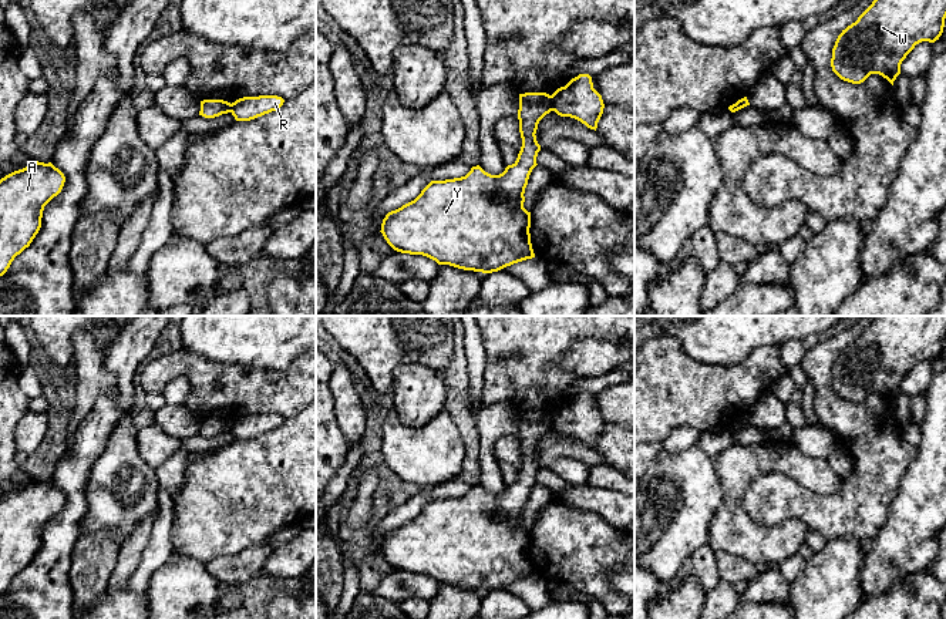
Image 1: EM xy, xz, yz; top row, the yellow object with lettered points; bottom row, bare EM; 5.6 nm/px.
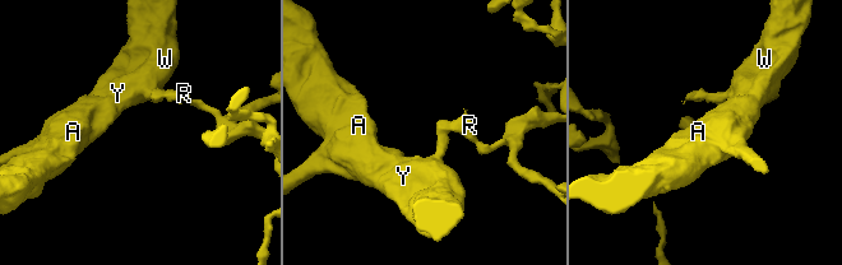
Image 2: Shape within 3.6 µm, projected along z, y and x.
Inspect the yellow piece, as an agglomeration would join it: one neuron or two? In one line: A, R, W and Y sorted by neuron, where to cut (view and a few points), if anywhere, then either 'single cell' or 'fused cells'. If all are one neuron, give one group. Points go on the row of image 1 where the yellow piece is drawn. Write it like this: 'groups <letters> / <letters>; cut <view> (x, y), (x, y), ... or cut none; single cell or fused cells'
groups A W Y / R; cut xz (549, 96), (552, 110); fused cells

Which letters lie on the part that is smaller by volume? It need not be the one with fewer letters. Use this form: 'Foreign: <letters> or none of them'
Foreign: R

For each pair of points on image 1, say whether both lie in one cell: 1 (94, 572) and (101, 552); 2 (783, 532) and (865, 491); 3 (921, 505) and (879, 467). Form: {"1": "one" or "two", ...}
{"1": "one", "2": "two", "3": "two"}

